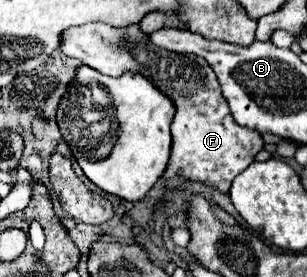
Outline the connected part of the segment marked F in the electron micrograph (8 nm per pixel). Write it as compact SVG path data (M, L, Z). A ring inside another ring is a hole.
M97 22L67 28L61 34L59 48L63 54L77 58L107 76L121 76L127 70L139 72L173 100L176 113L171 124L171 158L165 170L169 188L183 184L183 180L201 180L217 186L221 192L229 192L233 178L241 174L263 148L263 140L257 132L235 124L227 100L223 100L223 94L219 92L217 76L213 70L209 72L209 64L199 60L199 56L183 56L157 48L147 34L141 32L139 24L115 28Z

